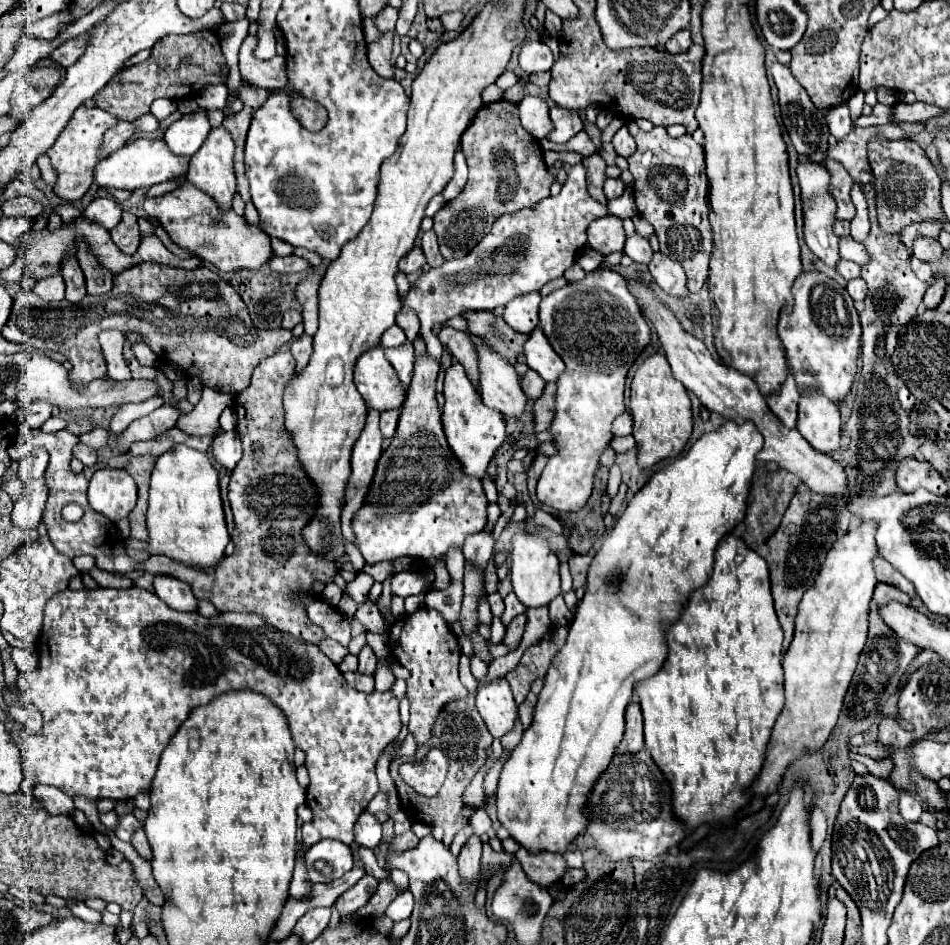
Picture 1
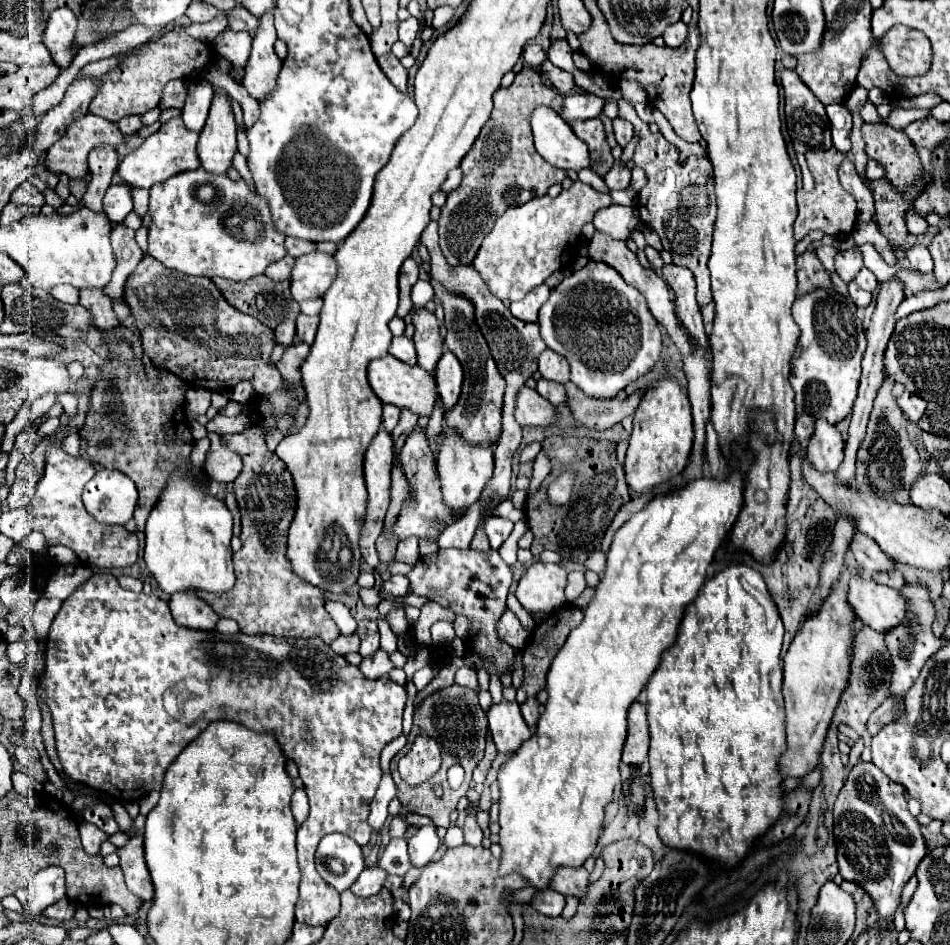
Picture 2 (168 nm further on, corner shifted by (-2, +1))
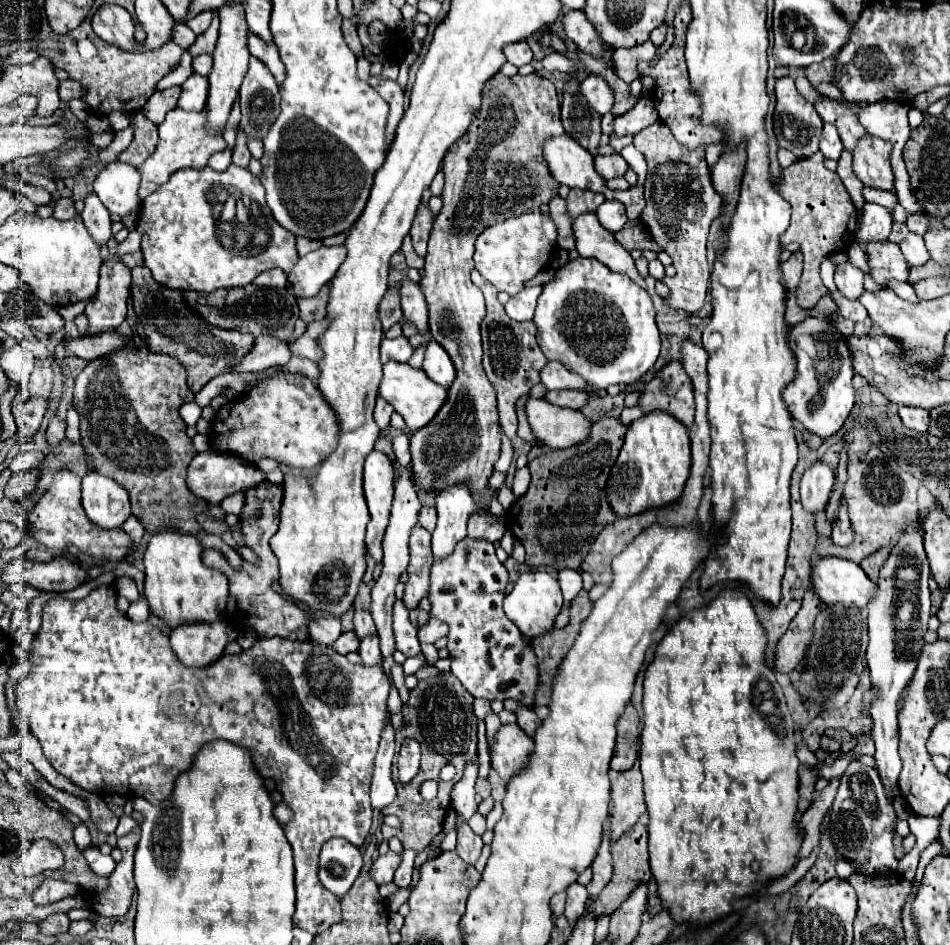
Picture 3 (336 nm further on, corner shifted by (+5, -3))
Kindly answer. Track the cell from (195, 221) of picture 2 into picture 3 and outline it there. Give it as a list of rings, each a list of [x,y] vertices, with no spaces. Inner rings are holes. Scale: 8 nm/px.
[[[206,165],[201,169],[184,168],[176,171],[170,181],[160,187],[156,193],[148,195],[142,201],[138,225],[138,233],[142,235],[142,255],[144,265],[152,271],[152,277],[156,283],[168,287],[168,289],[180,289],[180,291],[198,291],[198,293],[212,293],[220,287],[240,287],[254,281],[254,277],[262,271],[268,271],[272,267],[282,269],[284,273],[290,273],[292,267],[298,261],[296,253],[296,235],[288,233],[278,221],[274,221],[272,211],[268,209],[264,201],[264,187],[260,185],[260,179],[254,177],[248,169],[230,165],[226,171],[218,173]],[[236,189],[238,195],[244,195],[244,199],[252,199],[250,205],[260,205],[260,213],[248,213],[246,227],[234,225],[232,231],[226,233],[220,225],[220,217],[214,207],[214,195],[218,191]],[[226,237],[232,237],[234,243],[226,243]]]

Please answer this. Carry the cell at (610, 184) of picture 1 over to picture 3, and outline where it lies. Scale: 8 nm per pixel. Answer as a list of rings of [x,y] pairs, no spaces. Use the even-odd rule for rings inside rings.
[[[612,153],[612,155],[598,155],[594,159],[596,163],[596,171],[604,177],[604,179],[614,179],[614,177],[624,177],[628,163],[622,159],[620,153]]]

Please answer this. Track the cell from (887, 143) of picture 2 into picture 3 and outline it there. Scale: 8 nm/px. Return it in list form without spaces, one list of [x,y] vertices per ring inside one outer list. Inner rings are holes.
[[[822,95],[814,103],[814,107],[816,107],[818,115],[822,117],[822,121],[832,123],[838,129],[840,139],[842,139],[842,143],[848,151],[852,151],[856,147],[856,141],[866,135],[866,131],[860,129],[860,123],[856,121],[856,115],[846,107],[844,101]]]

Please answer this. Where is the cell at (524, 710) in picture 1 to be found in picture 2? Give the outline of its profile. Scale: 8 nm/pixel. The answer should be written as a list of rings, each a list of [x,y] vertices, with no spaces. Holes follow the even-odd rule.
[[[529,697],[529,699],[521,705],[523,719],[525,719],[525,723],[527,723],[531,729],[535,729],[535,725],[537,725],[537,719],[539,719],[541,711],[543,711],[543,705],[541,705],[535,697]]]

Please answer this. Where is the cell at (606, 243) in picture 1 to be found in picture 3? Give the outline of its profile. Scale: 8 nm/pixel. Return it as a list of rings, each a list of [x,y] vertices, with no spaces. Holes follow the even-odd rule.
[[[616,199],[604,201],[604,203],[598,207],[596,215],[598,215],[600,223],[602,223],[608,231],[612,231],[612,233],[620,231],[620,229],[626,225],[626,221],[628,221],[628,219],[626,219],[626,209],[624,209],[624,205],[622,205],[620,201],[616,201]]]

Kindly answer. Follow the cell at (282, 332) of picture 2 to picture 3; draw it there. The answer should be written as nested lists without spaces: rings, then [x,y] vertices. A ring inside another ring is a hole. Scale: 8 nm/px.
[[[260,335],[254,339],[250,353],[246,353],[238,365],[226,369],[226,373],[258,373],[274,365],[286,365],[290,357],[292,355],[284,341],[270,335]]]

